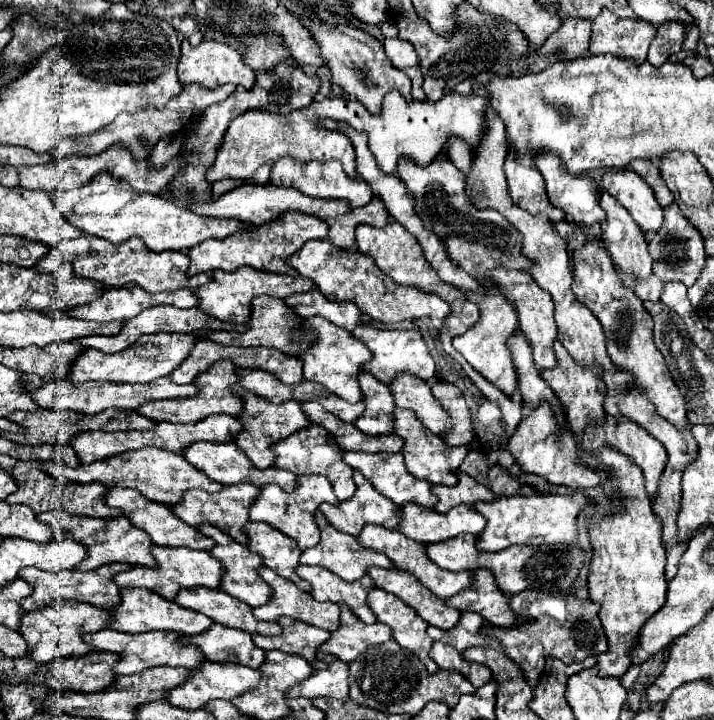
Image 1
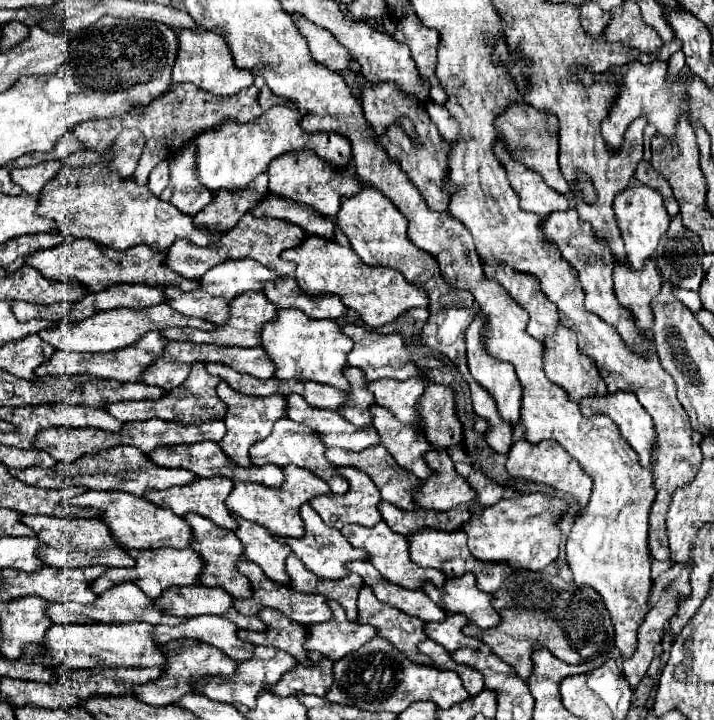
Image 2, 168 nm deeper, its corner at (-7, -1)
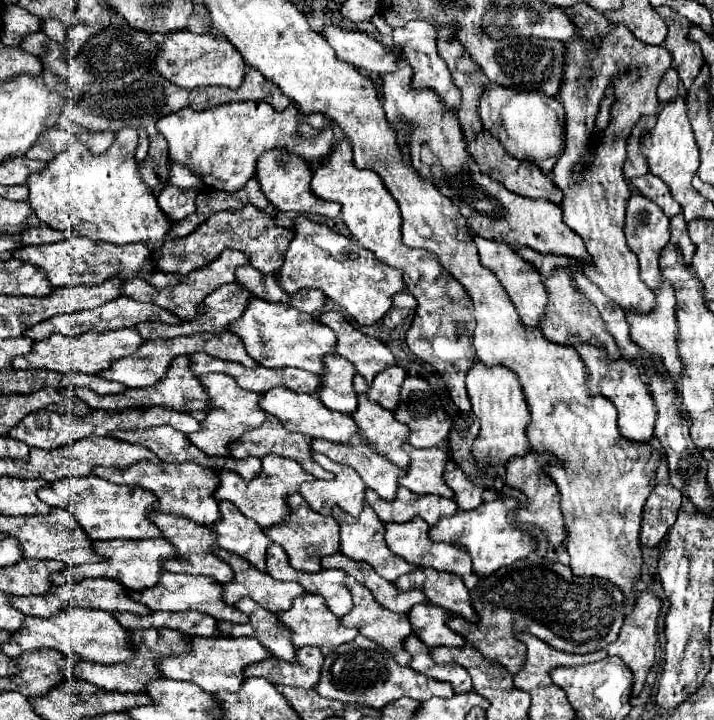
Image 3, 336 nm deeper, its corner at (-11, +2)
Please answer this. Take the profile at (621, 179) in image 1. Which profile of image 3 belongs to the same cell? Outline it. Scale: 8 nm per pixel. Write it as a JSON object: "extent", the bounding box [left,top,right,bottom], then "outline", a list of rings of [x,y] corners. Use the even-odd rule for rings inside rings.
{"extent":[625,193,669,291],"outline":[[[633,193],[627,205],[627,217],[625,217],[625,237],[627,237],[627,245],[629,249],[637,255],[639,259],[639,277],[641,281],[651,289],[657,291],[659,283],[661,283],[661,271],[659,271],[659,255],[661,249],[669,243],[669,219],[665,217],[665,213],[653,203],[647,201],[647,197]]]}

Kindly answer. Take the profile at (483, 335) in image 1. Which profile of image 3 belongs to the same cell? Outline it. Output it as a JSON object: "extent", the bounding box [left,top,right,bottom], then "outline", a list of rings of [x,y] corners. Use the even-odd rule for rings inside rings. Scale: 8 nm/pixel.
{"extent":[467,361,531,467],"outline":[[[475,361],[471,371],[467,373],[467,393],[473,405],[473,413],[481,425],[481,431],[473,441],[473,459],[477,467],[495,467],[507,463],[513,455],[525,455],[529,451],[525,427],[531,417],[527,403],[523,401],[523,391],[515,381],[515,373],[497,365],[479,365],[479,361]]]}

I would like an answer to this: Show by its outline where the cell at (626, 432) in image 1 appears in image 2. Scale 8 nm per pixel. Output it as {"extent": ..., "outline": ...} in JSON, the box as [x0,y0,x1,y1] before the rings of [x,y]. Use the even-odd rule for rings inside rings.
{"extent":[579,392,657,468],"outline":[[[615,392],[605,398],[587,398],[579,402],[583,416],[605,414],[609,416],[621,430],[621,436],[631,444],[631,448],[641,456],[641,464],[649,464],[653,468],[655,458],[653,450],[657,444],[657,434],[651,416],[641,408],[635,394],[631,392]]]}

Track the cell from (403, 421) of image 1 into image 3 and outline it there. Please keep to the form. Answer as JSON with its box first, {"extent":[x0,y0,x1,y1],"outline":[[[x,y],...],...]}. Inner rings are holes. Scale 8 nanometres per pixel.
{"extent":[351,395,409,469],"outline":[[[357,395],[357,409],[351,413],[353,421],[359,427],[359,435],[365,445],[375,449],[379,455],[387,457],[401,469],[407,467],[409,457],[401,449],[407,441],[407,425],[399,423],[391,411],[379,409],[379,405],[367,401],[365,395]]]}

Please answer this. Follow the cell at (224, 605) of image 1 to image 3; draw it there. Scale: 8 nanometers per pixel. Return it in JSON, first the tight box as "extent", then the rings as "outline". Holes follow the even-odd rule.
{"extent":[129,571,247,623],"outline":[[[165,571],[159,575],[157,585],[141,589],[141,591],[129,591],[129,595],[137,603],[143,603],[145,607],[149,607],[151,611],[199,611],[199,613],[207,613],[207,615],[221,619],[221,621],[231,621],[231,623],[247,621],[245,613],[223,603],[221,587],[219,587],[219,583],[211,581],[211,577],[195,577],[195,575]]]}

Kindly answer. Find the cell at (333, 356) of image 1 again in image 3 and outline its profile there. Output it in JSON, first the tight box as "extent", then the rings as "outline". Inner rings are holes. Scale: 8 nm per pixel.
{"extent":[229,297,337,375],"outline":[[[257,297],[249,299],[245,313],[237,321],[231,321],[229,331],[245,343],[247,353],[263,367],[299,367],[317,375],[323,373],[323,355],[333,353],[337,341],[335,333],[325,325],[319,325],[313,315],[299,313],[297,309],[291,309],[291,305],[259,301]]]}

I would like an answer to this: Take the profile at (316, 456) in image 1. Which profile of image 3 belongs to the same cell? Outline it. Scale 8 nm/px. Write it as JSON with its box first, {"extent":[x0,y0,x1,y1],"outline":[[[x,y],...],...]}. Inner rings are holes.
{"extent":[229,413,331,479],"outline":[[[267,413],[263,425],[259,429],[251,429],[243,433],[243,437],[231,443],[229,451],[231,451],[231,457],[235,459],[249,457],[249,455],[265,457],[269,453],[275,453],[297,461],[315,479],[331,479],[331,473],[311,459],[309,441],[311,441],[309,437],[285,431],[283,425],[279,425],[279,419]]]}

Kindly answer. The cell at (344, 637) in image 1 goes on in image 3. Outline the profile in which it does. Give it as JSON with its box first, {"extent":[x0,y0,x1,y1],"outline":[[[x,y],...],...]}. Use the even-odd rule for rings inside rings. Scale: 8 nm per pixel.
{"extent":[277,593,357,655],"outline":[[[305,593],[305,595],[295,597],[293,607],[289,611],[277,613],[277,617],[291,631],[291,643],[295,647],[313,645],[313,647],[319,647],[323,655],[331,653],[331,649],[335,649],[337,645],[343,645],[343,643],[355,639],[355,635],[357,635],[355,629],[347,629],[347,627],[339,625],[339,619],[335,615],[331,615],[331,611],[327,609],[323,597],[313,595],[313,593]]]}

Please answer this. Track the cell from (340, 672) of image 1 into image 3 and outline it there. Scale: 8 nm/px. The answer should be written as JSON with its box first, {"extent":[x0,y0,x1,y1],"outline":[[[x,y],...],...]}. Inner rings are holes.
{"extent":[243,647,323,689],"outline":[[[301,647],[297,649],[297,657],[293,663],[265,659],[259,663],[251,663],[243,669],[245,677],[265,677],[275,685],[289,685],[289,687],[305,687],[311,689],[319,683],[323,665],[323,653],[315,647]]]}

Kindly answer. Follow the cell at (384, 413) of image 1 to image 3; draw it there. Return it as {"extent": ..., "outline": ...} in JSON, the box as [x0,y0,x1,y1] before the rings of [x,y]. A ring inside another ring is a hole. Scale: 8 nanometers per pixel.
{"extent":[319,353,357,415],"outline":[[[327,353],[323,357],[325,371],[319,375],[319,399],[327,409],[351,415],[355,411],[355,397],[357,393],[351,387],[355,367],[339,355]]]}

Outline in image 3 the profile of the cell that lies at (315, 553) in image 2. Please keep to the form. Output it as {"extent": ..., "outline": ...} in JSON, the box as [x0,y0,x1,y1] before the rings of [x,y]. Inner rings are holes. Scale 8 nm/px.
{"extent":[265,493,339,573],"outline":[[[291,493],[291,497],[287,497],[287,507],[291,511],[287,521],[281,521],[279,525],[265,529],[265,533],[273,543],[285,549],[293,569],[299,569],[305,573],[317,573],[321,569],[319,557],[339,551],[339,525],[335,523],[333,517],[323,517],[311,511],[299,493]]]}

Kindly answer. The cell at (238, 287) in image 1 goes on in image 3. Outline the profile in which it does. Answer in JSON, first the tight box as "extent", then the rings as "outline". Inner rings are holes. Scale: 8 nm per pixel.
{"extent":[121,249,249,321],"outline":[[[223,249],[223,253],[215,261],[211,261],[211,263],[207,263],[207,265],[203,265],[203,267],[191,271],[191,273],[187,273],[175,287],[157,289],[157,287],[149,285],[143,279],[133,279],[133,281],[125,281],[121,285],[121,295],[131,297],[135,301],[143,301],[143,303],[155,303],[155,305],[171,311],[181,321],[189,321],[191,317],[195,317],[195,313],[199,311],[199,307],[203,305],[203,297],[207,297],[207,293],[215,291],[219,285],[235,283],[235,267],[237,265],[245,265],[245,263],[249,263],[249,261],[247,261],[247,257],[241,251]]]}

